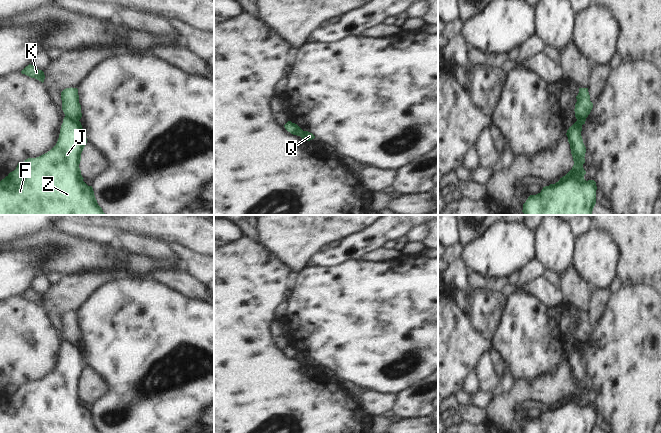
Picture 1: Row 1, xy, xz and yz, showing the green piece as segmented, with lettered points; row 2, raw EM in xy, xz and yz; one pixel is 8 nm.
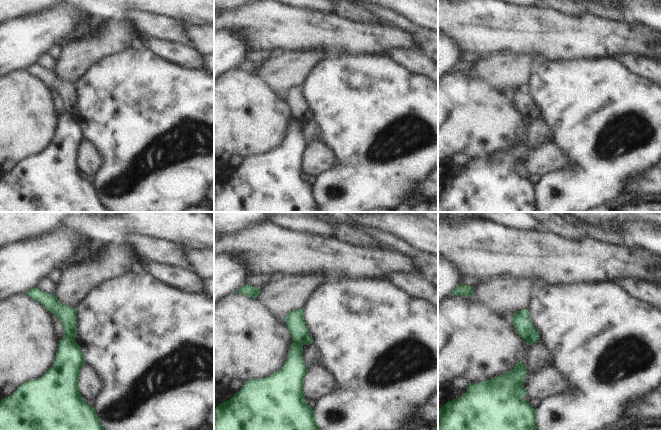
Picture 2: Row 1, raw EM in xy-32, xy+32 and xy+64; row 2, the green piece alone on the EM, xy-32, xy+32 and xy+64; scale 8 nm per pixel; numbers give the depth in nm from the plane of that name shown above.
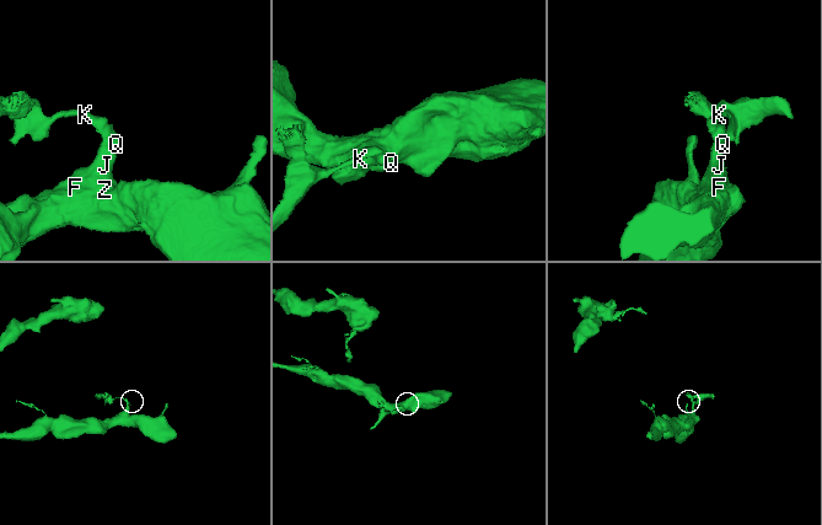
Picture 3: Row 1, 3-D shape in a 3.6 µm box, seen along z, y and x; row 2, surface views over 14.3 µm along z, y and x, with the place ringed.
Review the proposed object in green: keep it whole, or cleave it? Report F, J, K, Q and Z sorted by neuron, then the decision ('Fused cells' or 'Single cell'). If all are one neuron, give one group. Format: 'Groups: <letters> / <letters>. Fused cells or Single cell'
Groups: F J Z / K Q. Fused cells.

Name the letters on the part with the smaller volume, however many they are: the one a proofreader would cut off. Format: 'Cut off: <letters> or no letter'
Cut off: K, Q.

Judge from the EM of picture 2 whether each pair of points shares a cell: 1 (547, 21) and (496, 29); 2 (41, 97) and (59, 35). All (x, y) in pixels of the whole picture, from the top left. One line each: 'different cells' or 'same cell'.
1: same cell
2: different cells

